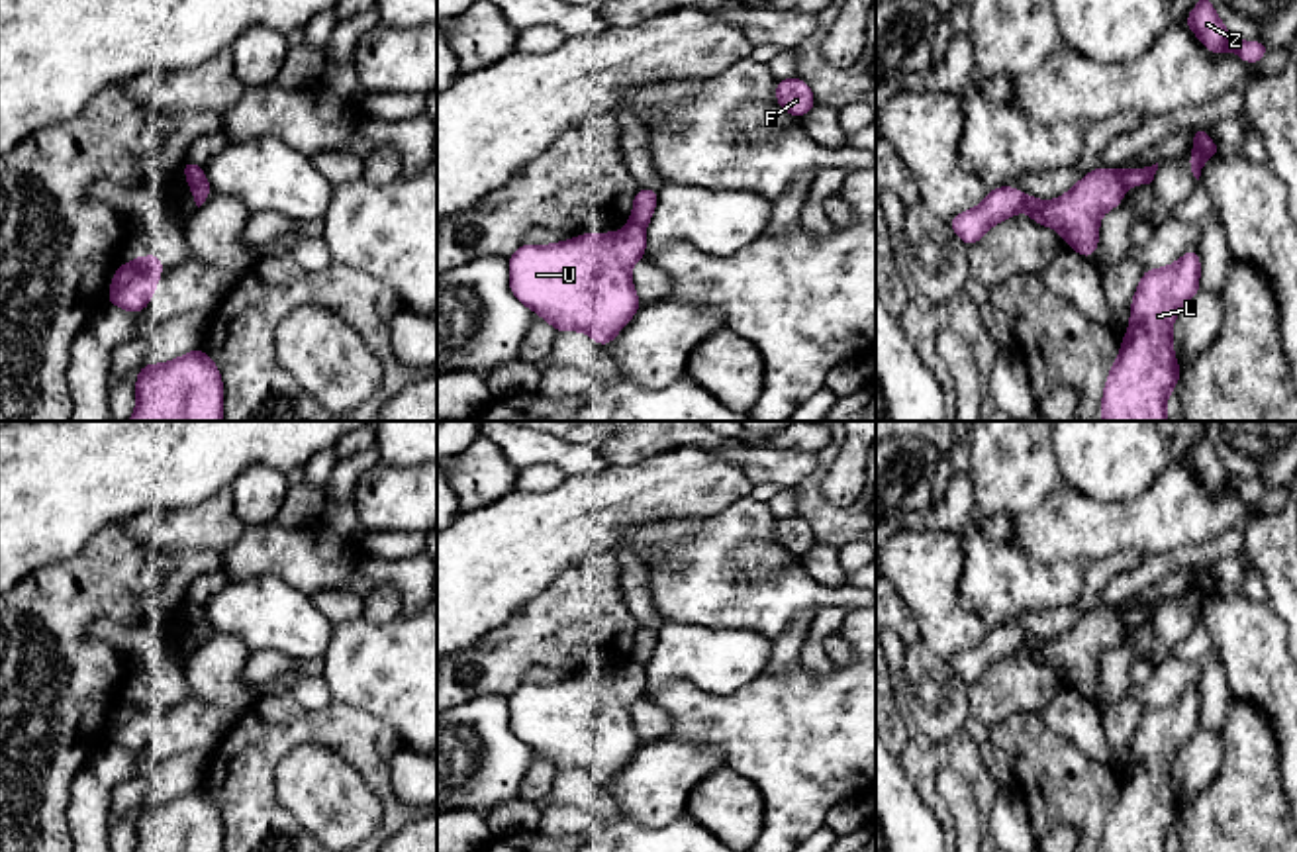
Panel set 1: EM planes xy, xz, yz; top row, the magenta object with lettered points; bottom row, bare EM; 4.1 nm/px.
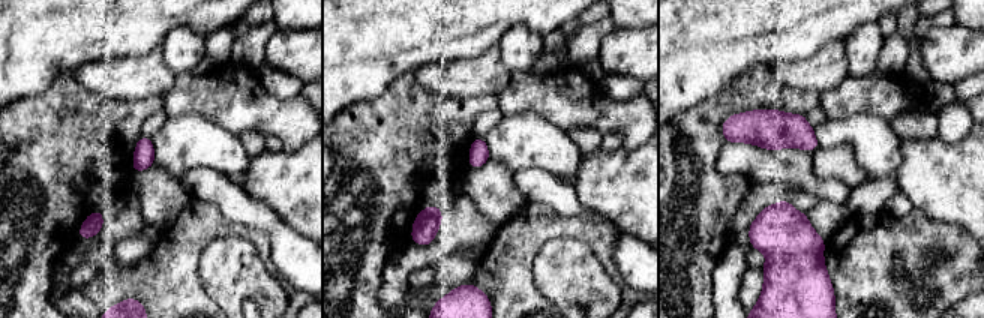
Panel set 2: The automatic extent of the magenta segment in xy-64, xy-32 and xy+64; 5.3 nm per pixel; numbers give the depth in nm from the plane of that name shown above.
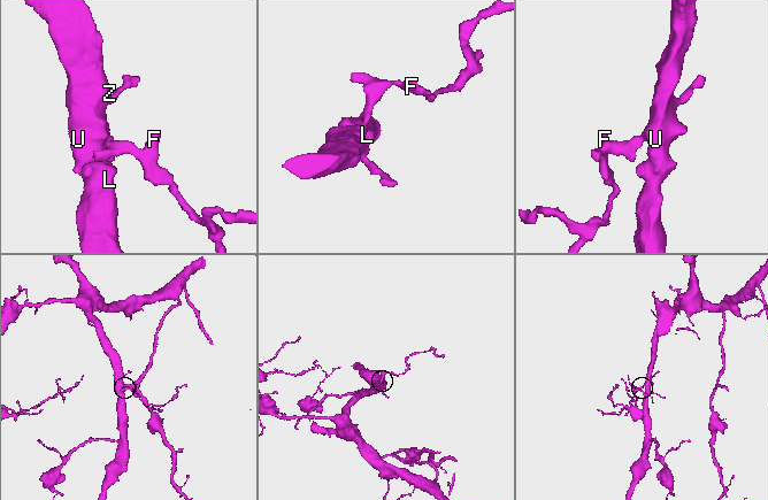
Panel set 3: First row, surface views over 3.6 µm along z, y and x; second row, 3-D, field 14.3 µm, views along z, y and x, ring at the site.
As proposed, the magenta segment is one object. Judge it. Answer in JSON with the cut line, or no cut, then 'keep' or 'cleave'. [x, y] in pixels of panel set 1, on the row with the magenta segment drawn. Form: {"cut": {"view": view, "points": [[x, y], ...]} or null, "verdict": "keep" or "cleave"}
{"cut": {"view": "xy", "points": [[204, 175], [191, 185]]}, "verdict": "cleave"}

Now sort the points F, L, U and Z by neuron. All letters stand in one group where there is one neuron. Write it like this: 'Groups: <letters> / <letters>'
Groups: F / L U Z

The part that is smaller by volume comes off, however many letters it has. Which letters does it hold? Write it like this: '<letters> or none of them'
F

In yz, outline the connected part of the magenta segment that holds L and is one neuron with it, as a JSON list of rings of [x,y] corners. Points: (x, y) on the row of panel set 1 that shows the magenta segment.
[[[1197,247],[1166,268],[1146,268],[1130,304],[1130,325],[1107,374],[1103,421],[1168,421],[1168,394],[1179,382],[1172,325],[1201,290]]]

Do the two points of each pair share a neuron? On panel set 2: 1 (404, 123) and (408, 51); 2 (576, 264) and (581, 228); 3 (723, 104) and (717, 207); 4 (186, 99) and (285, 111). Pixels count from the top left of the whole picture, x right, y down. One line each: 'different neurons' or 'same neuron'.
1: different neurons
2: different neurons
3: same neuron
4: same neuron

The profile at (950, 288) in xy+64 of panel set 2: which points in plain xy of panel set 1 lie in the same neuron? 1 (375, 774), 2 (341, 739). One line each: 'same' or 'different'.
1: same
2: same

